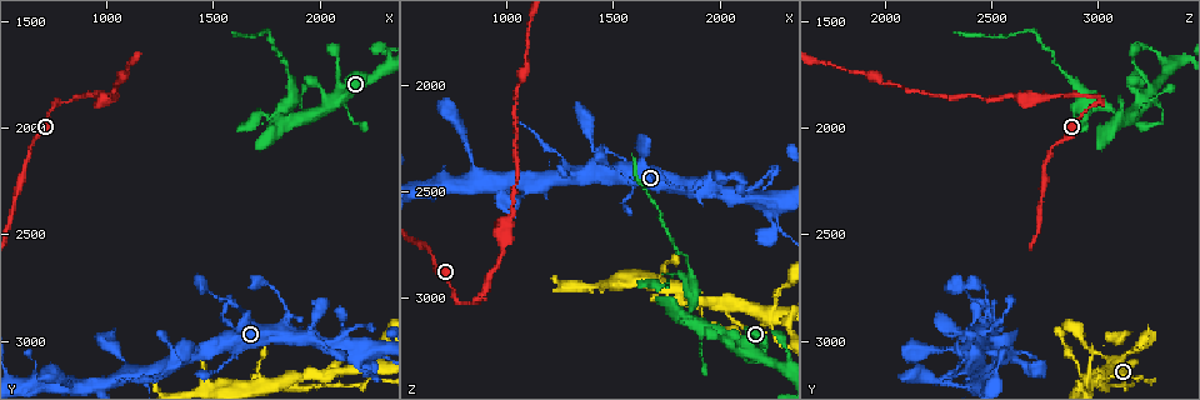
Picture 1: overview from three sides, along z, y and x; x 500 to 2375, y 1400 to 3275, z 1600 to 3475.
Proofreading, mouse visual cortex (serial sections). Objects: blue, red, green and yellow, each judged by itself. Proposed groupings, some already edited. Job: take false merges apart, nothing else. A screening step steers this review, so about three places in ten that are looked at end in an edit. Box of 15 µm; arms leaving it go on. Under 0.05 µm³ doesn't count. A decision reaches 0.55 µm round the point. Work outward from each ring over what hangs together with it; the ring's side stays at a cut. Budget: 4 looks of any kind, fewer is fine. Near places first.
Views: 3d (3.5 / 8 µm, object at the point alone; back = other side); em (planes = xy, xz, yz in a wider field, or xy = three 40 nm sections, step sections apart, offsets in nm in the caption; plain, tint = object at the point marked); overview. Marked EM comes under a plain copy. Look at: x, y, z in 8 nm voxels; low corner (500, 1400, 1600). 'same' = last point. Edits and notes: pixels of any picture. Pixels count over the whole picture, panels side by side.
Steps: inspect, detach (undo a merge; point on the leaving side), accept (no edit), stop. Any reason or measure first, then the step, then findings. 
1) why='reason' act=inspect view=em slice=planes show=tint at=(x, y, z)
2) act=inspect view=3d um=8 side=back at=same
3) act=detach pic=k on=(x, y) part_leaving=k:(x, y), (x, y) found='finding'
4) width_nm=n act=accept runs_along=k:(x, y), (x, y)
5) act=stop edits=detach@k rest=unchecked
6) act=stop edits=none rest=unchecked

why='a fork' act=inspect view=3d um=8 side=back at=(1840, 3190, 2980)

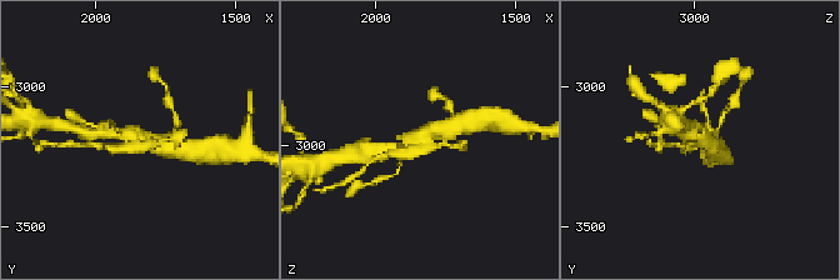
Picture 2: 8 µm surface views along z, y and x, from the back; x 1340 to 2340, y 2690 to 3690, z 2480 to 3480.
why='need the tissue' act=inspect view=em slice=xy step=2 show=tint at=(1850, 3190, 2970)

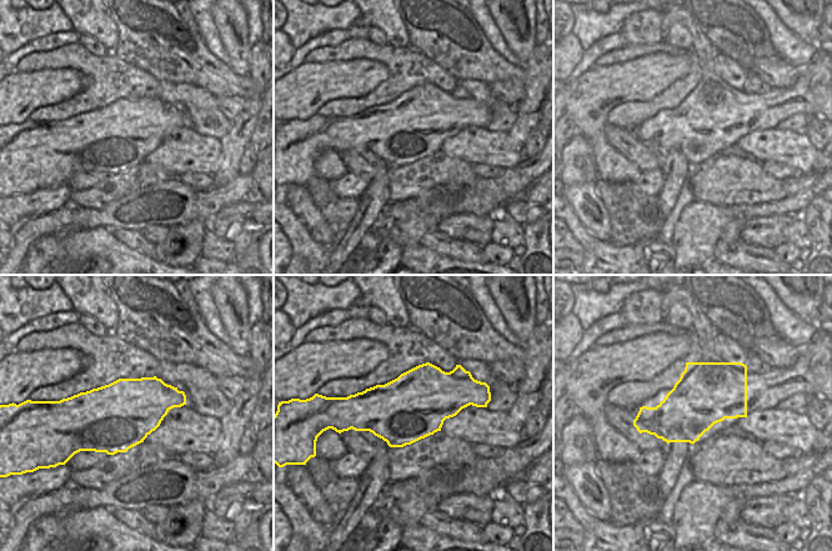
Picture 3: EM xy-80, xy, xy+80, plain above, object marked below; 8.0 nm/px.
act=detach pic=2 on=(350, 178) part_leaving=2:(133, 141), (123, 148), (103, 145) found='two cells meet here'

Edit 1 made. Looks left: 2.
why='thick turns thin' act=inspect view=3d um=3.5 at=(1850, 1780, 2880)

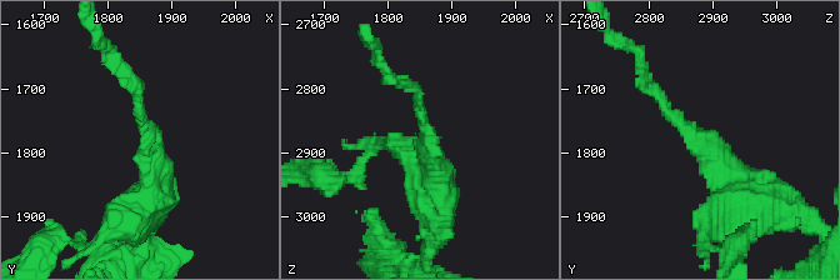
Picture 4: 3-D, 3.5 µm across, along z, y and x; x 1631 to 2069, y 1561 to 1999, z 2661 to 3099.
arm_widths_nm=150,450 act=inspect view=em slice=planes show=tint at=(1865, 1780, 2875)

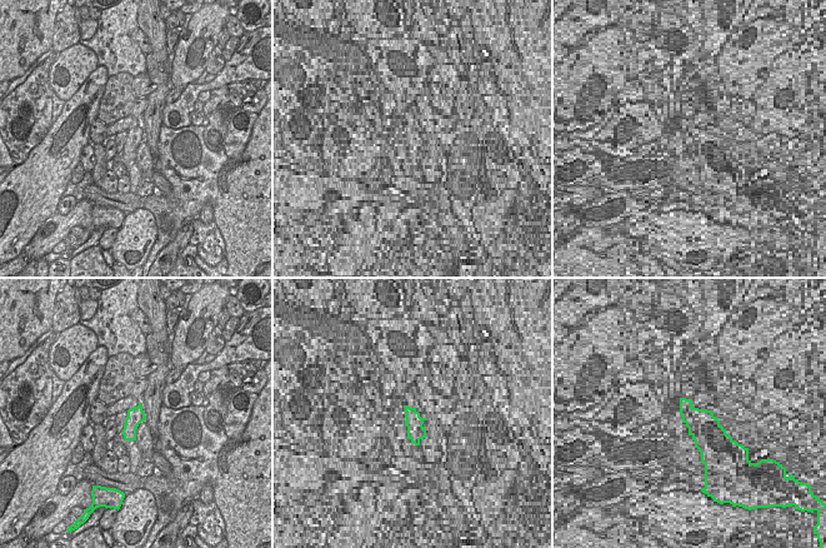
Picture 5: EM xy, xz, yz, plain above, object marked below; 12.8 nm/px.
act=detach pic=4 on=(655, 93) part_leaving=4:(681, 125), (638, 51), (618, 40) found='a second cell is stuck on'

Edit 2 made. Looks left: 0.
act=stop edits=detach@2,detach@4 rest=unchecked

